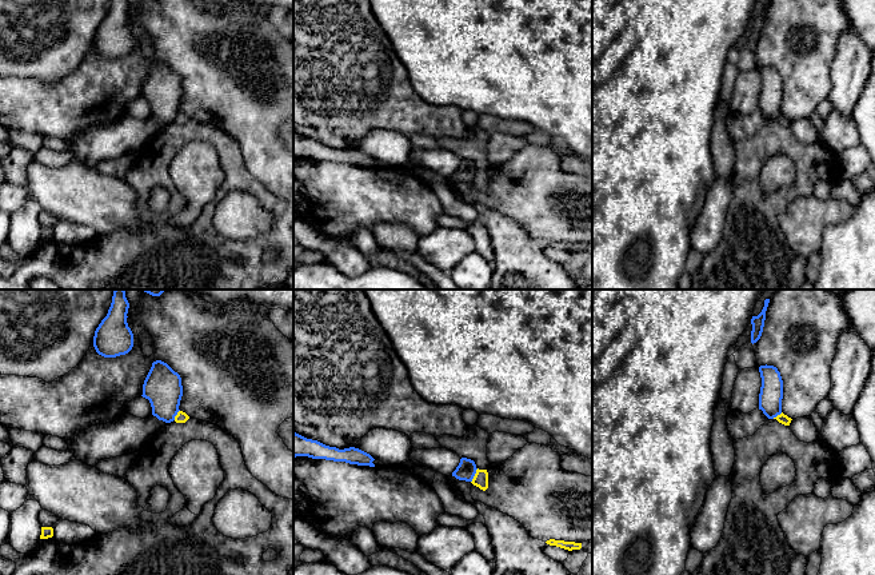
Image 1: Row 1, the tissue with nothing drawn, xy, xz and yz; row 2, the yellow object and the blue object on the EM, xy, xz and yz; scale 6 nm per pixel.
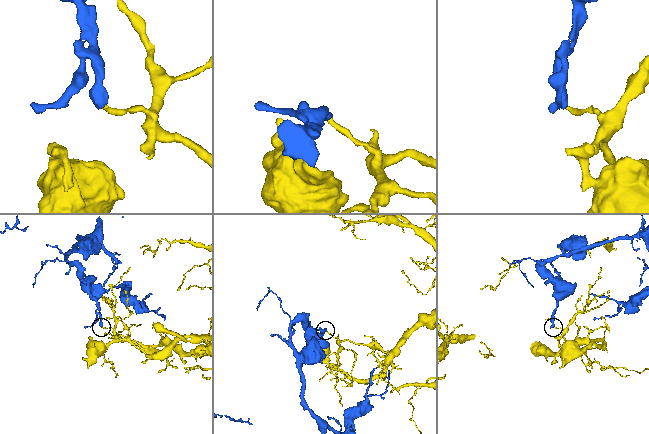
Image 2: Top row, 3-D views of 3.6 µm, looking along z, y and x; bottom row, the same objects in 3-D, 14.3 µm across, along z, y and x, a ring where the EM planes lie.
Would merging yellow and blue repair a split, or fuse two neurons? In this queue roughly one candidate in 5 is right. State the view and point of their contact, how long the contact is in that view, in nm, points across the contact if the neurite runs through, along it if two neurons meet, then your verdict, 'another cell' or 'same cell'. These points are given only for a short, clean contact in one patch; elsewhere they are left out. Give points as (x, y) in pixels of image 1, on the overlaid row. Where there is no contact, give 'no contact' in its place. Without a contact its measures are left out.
meets yellow in xz at (475, 475); contact 100 nm long; border along xz (478, 468), (471, 482); another cell

